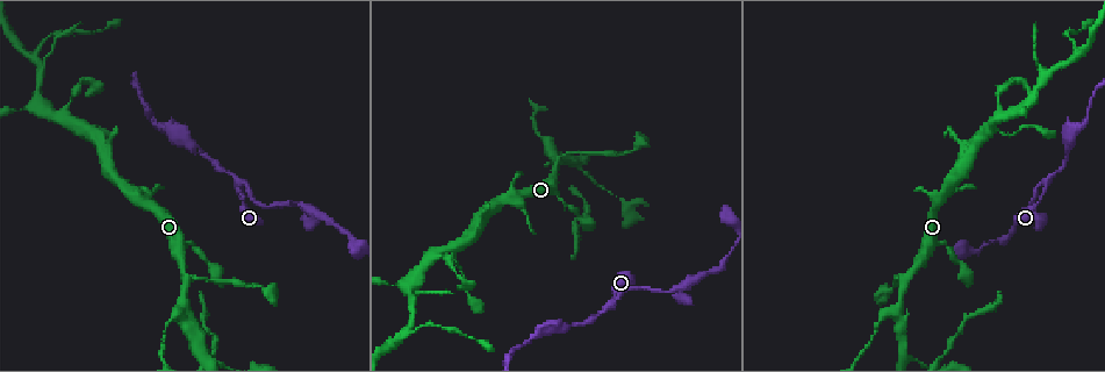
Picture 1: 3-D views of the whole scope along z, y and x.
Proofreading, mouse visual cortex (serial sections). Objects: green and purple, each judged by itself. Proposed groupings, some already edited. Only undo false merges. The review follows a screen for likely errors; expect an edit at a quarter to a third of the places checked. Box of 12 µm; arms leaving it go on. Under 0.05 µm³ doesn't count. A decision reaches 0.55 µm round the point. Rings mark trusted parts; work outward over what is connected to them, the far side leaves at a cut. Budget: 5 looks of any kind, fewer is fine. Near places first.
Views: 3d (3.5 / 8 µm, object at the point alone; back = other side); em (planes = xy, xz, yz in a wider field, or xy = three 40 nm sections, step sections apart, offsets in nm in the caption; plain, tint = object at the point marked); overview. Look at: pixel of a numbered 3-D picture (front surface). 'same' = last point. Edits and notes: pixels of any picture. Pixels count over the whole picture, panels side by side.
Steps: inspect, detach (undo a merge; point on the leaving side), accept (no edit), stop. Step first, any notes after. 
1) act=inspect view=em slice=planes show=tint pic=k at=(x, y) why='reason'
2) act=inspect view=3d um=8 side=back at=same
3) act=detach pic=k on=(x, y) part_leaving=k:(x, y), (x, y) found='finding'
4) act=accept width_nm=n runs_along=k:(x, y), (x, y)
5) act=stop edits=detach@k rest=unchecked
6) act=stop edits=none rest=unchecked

act=inspect view=3d um=3.5 pic=1 at=(1004, 131) why='calibre changes'

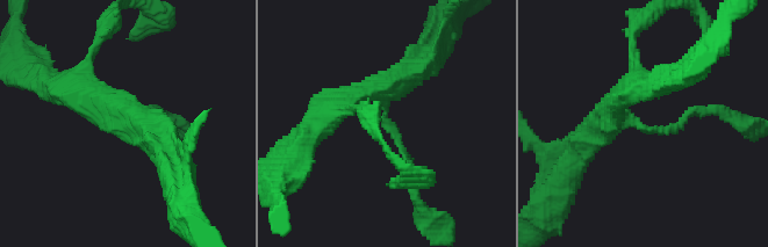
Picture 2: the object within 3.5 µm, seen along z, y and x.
act=inspect view=em slice=xy step=2 show=tint pic=2 at=(640, 127)

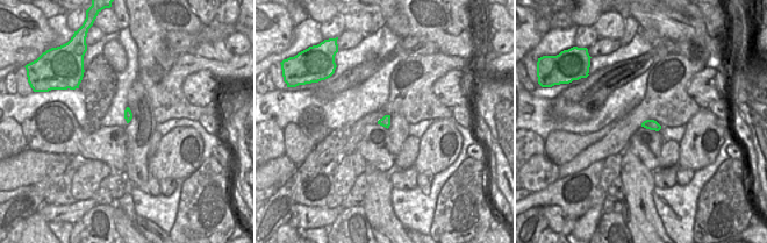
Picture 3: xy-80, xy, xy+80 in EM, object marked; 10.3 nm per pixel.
act=inspect view=em slice=xy step=5 show=tint at=same

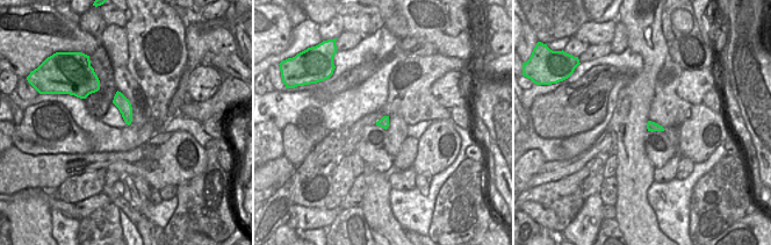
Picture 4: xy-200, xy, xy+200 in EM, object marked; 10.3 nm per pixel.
act=accept width_nm=100 runs_along=2:(411, 70), (384, 87), (384, 120), (415, 176) found='continuous, no second cell'

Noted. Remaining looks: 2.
act=inspect view=3d um=3.5 pic=1 at=(35, 105) why='calibre changes'

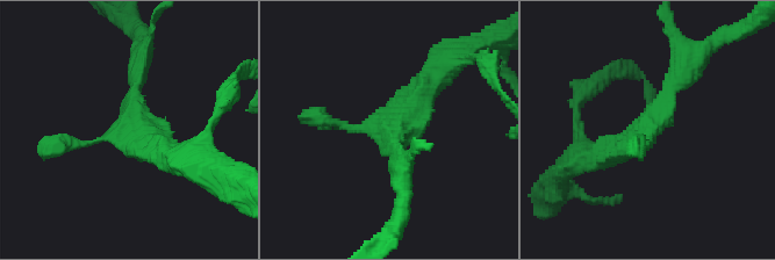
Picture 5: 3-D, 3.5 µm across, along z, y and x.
act=inspect view=em slice=xy step=5 show=tint pic=5 at=(394, 124) arms=3 arm_widths_nm=100,200,350

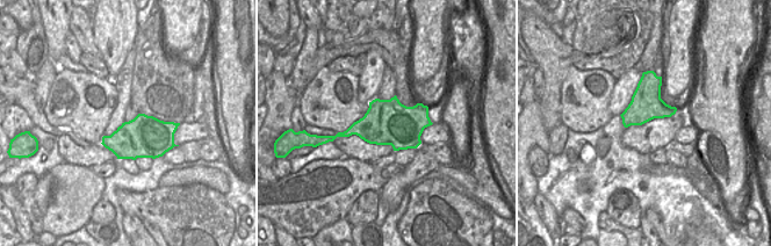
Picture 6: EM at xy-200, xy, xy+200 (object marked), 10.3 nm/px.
act=accept found='one cell here'

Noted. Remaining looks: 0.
act=stop edits=none rest=unchecked

